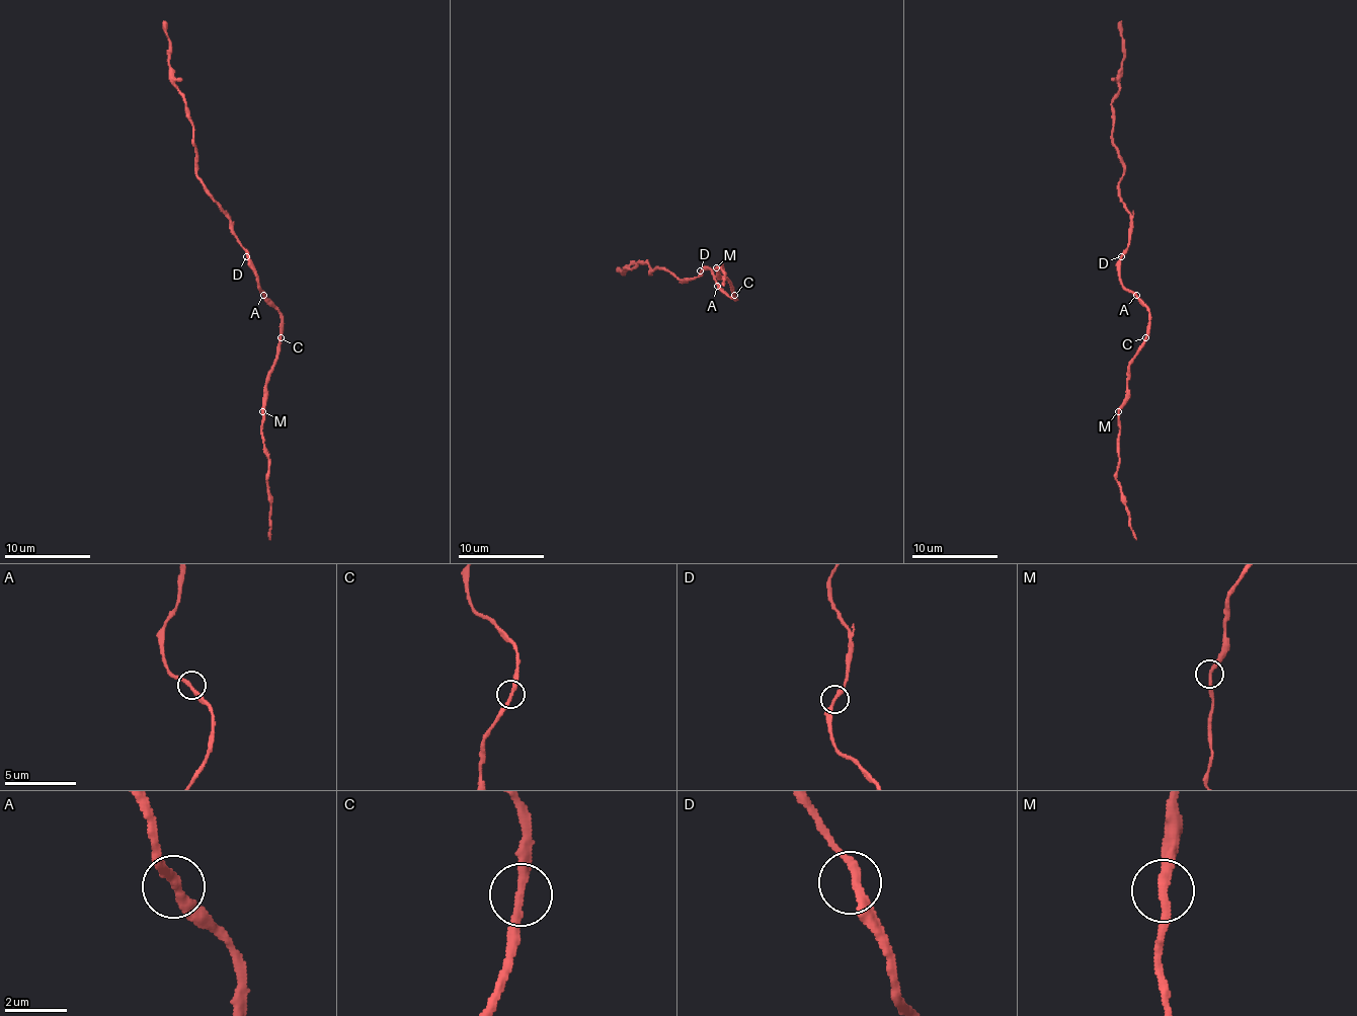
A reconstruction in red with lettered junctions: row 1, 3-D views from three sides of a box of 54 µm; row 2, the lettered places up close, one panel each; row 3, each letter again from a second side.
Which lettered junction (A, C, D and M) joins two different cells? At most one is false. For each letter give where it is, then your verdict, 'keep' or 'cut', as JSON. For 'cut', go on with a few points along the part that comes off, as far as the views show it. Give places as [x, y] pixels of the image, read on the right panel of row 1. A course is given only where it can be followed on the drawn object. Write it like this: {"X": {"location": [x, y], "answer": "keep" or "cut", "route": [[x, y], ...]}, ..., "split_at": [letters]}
{"A": {"location": [1136, 295], "answer": "keep"}, "C": {"location": [1145, 337], "answer": "keep"}, "D": {"location": [1121, 256], "answer": "keep"}, "M": {"location": [1118, 411], "answer": "keep"}, "split_at": []}

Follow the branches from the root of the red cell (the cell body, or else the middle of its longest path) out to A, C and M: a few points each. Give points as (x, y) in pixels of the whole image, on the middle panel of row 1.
A: (710, 268), (717, 286)
C: (710, 268), (713, 280), (732, 299), (734, 295)
M: (710, 268), (713, 280), (734, 299), (732, 286), (719, 276), (717, 266)

